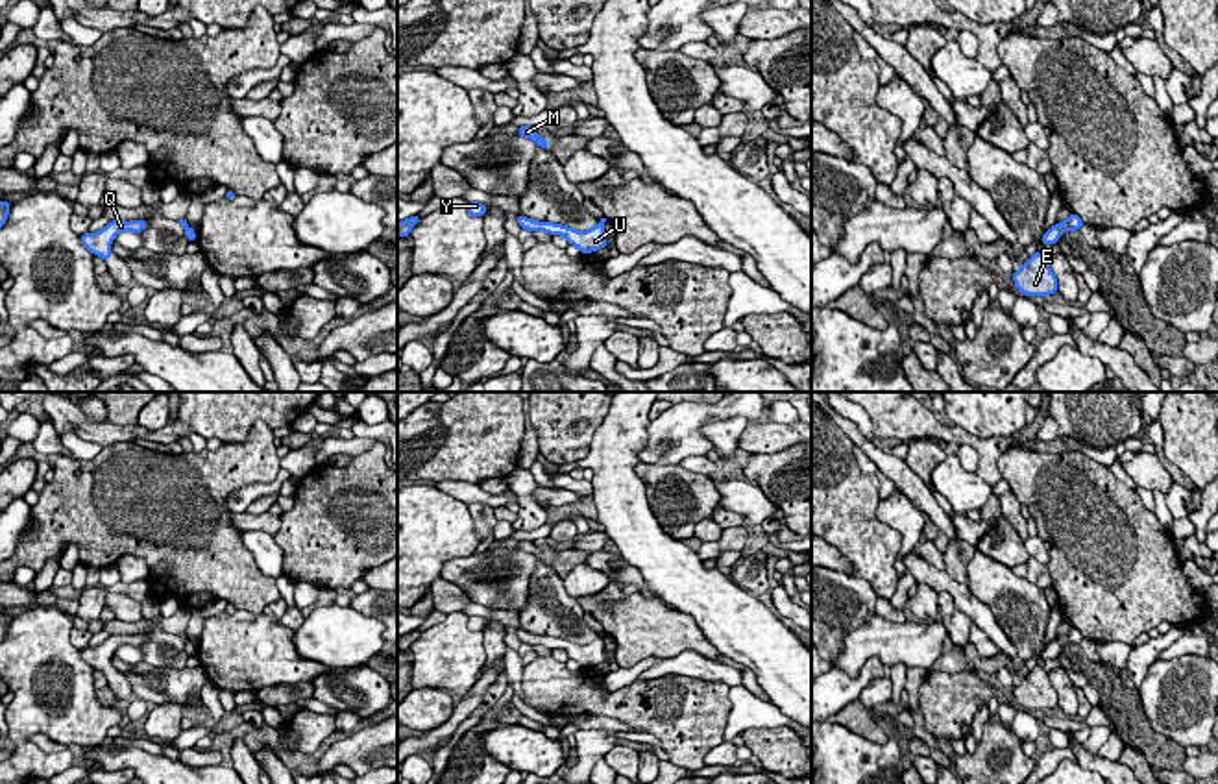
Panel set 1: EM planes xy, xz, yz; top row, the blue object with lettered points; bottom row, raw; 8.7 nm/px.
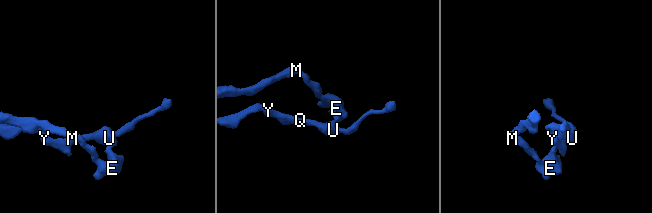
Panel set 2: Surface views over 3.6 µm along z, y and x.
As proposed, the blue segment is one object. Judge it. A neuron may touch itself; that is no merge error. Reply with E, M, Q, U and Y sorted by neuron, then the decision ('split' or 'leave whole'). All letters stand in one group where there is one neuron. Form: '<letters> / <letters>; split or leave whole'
E M / Q U Y; split

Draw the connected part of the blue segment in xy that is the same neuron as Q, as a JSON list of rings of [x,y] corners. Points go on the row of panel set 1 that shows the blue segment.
[[[113,220],[98,233],[85,233],[83,237],[79,237],[79,240],[89,251],[109,261],[113,257],[111,242],[120,231],[140,233],[146,227],[148,227],[146,220],[131,220],[131,222]]]

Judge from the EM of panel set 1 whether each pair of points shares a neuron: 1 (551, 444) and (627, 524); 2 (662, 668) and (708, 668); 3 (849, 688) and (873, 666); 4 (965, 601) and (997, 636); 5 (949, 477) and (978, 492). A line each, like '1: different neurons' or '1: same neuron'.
1: different neurons
2: same neuron
3: same neuron
4: same neuron
5: same neuron

